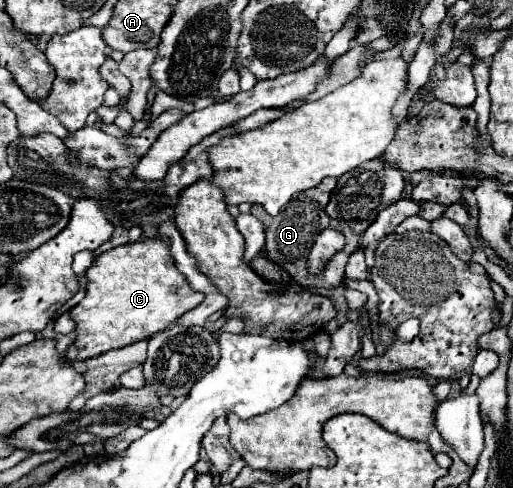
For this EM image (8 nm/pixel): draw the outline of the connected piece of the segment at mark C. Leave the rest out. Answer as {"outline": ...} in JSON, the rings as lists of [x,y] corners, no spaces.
{"outline":[[[140,239],[104,251],[86,271],[86,297],[70,309],[76,321],[76,341],[66,351],[68,361],[84,361],[106,351],[152,337],[176,323],[186,311],[202,303],[204,293],[194,291],[178,271],[168,239]]]}

